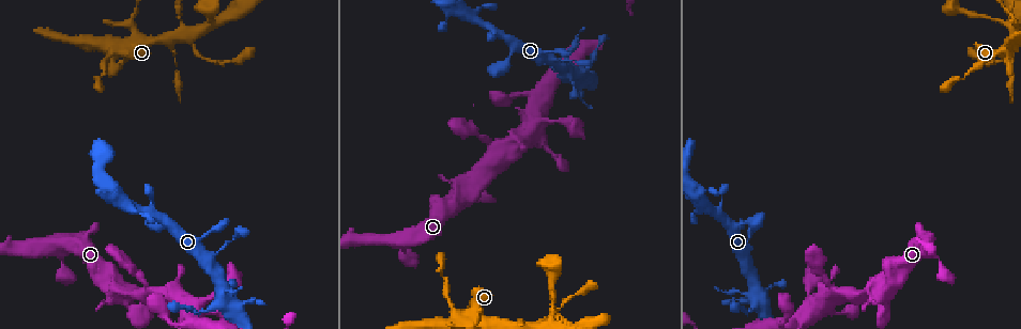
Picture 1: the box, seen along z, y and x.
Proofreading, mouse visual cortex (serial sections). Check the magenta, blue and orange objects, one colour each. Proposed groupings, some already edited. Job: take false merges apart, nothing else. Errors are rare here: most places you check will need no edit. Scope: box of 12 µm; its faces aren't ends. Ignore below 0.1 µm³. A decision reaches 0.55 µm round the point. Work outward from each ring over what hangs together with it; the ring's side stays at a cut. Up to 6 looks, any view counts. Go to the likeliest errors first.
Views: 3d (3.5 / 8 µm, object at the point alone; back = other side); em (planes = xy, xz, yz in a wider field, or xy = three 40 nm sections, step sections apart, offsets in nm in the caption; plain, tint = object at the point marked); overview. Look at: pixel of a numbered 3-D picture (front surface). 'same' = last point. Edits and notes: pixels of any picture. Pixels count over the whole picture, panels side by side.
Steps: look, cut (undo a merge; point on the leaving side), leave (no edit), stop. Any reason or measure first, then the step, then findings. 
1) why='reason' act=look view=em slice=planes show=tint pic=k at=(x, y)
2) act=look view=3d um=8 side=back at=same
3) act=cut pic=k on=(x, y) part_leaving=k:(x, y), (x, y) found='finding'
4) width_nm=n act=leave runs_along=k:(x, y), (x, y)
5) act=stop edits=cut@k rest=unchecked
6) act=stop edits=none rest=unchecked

why='abrupt turn' act=look view=3d um=8 pic=1 at=(463, 319)

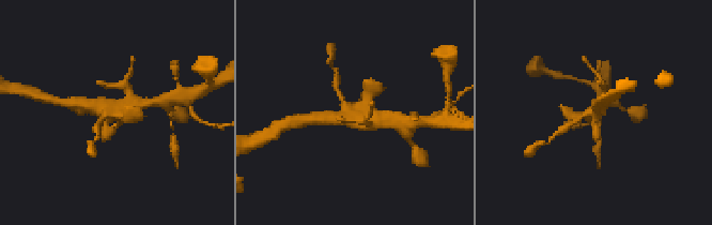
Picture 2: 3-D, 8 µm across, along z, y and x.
why='closer look' act=look view=3d um=3.5 pic=2 at=(354, 110)

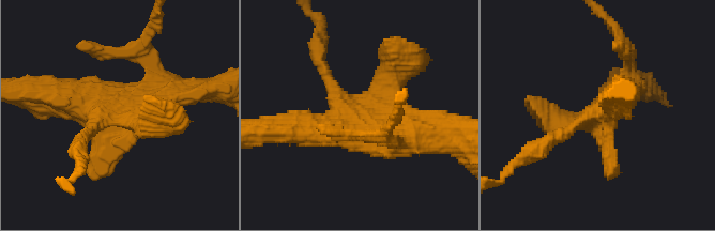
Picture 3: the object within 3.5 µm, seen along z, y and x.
act=look view=em slice=xy step=2 show=tint pic=3 at=(357, 113)

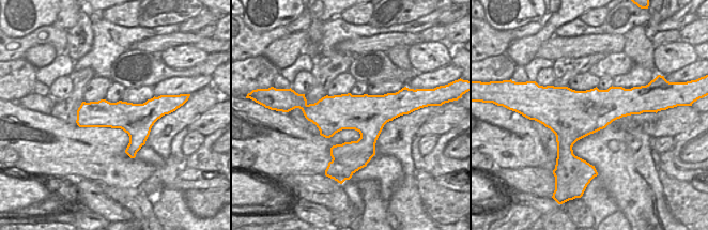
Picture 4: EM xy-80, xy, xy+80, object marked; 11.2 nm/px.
act=leave found='all the same cell'

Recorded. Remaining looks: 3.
why='narrows sharply' act=look view=3d um=3.5 side=back pic=1 at=(744, 222)

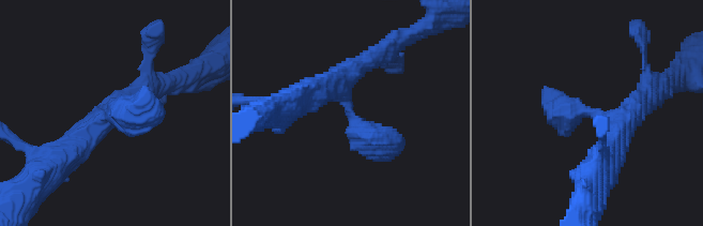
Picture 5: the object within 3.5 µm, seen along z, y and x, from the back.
why='shape alone is not enough' act=look view=em slice=xy step=3 show=tint pic=5 at=(109, 113)

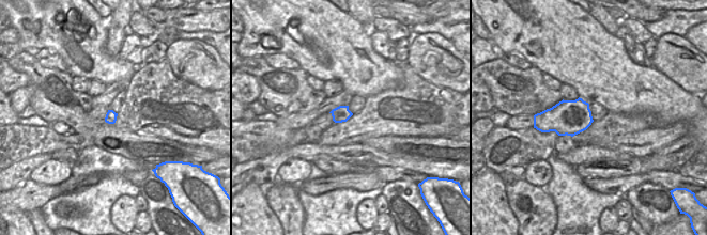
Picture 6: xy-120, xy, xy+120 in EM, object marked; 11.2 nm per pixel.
act=leave runs_along=5:(71, 150), (143, 85) found='continuous, no second cell'

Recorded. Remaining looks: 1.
act=stop edits=none rest=unchecked

